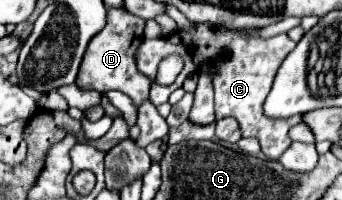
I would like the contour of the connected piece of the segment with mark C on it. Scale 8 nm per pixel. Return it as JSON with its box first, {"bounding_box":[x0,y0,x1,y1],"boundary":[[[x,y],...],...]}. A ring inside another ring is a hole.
{"bounding_box":[136,24,302,160],"boundary":[[[198,24],[198,30],[194,34],[188,32],[176,32],[166,38],[154,38],[154,40],[144,40],[136,52],[136,62],[140,72],[144,72],[150,80],[156,78],[158,64],[170,56],[170,54],[180,54],[184,58],[184,68],[178,74],[178,78],[170,86],[162,84],[152,84],[150,90],[150,102],[154,106],[160,106],[168,102],[168,96],[172,90],[180,88],[182,82],[200,70],[202,64],[210,64],[212,76],[214,76],[214,92],[216,92],[216,120],[232,116],[238,120],[242,136],[254,136],[262,144],[262,152],[270,156],[272,160],[278,160],[282,152],[286,152],[292,144],[288,130],[294,124],[300,124],[302,116],[292,116],[292,118],[270,118],[264,114],[264,100],[272,88],[274,74],[280,68],[282,60],[296,48],[296,42],[290,40],[286,34],[278,34],[270,40],[262,38],[242,38],[236,34],[236,30],[226,30],[226,28],[214,28],[208,24]],[[216,58],[216,64],[212,64]]]}

